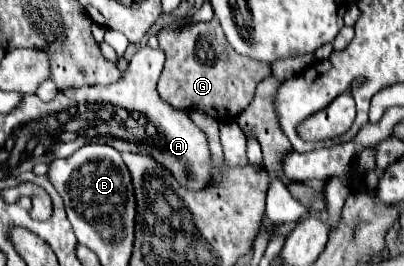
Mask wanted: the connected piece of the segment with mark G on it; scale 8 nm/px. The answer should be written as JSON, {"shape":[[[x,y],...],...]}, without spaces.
{"shape":[[[217,19],[193,23],[185,31],[165,27],[159,33],[159,45],[167,55],[163,75],[159,77],[159,95],[175,109],[203,109],[215,119],[235,119],[253,99],[257,83],[269,77],[271,69],[265,63],[241,57],[229,47]]]}

